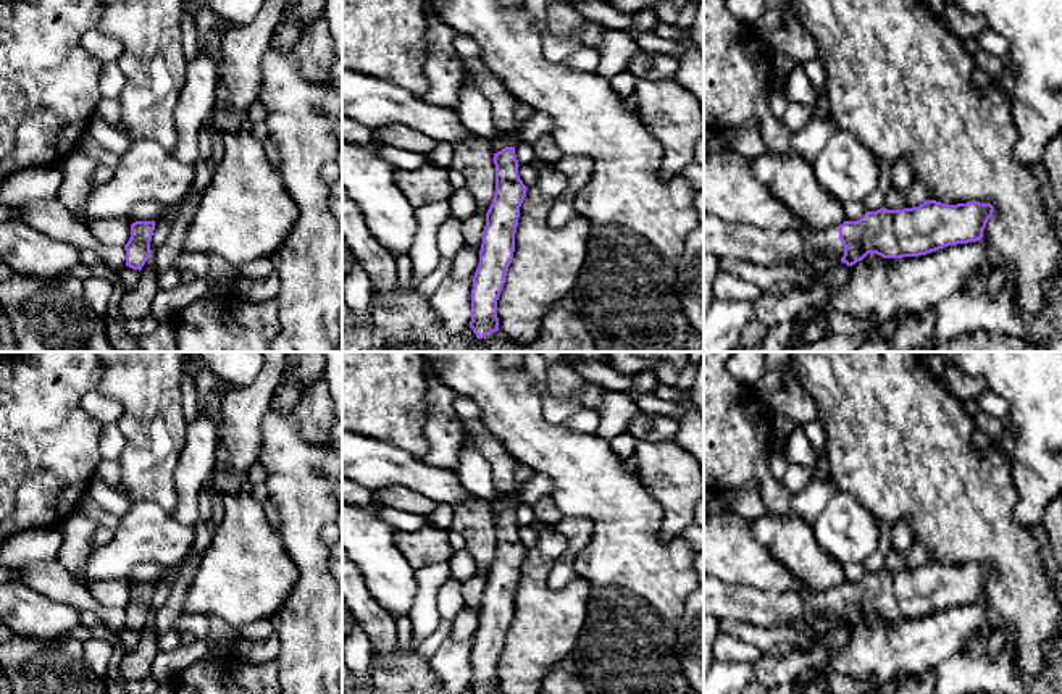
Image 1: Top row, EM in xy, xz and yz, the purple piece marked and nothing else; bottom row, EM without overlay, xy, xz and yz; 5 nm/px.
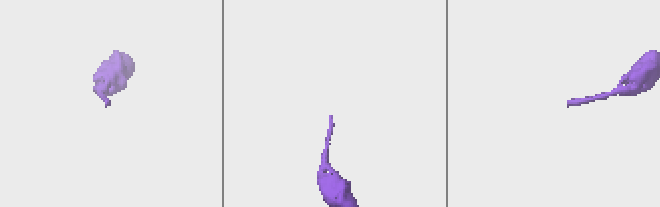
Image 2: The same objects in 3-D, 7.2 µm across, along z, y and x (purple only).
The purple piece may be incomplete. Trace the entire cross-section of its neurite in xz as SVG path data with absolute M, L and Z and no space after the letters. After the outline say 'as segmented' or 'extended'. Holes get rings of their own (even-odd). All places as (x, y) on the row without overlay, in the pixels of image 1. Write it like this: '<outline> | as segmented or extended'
M515 508L494 515L494 526L495 555L486 575L479 625L473 638L470 683L473 694L499 692L497 662L513 621L520 568L528 552L518 536Z | as segmented

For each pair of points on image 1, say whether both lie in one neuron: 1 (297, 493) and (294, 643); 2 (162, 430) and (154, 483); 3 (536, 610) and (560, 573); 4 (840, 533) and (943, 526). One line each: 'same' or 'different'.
1: same
2: same
3: different
4: different

